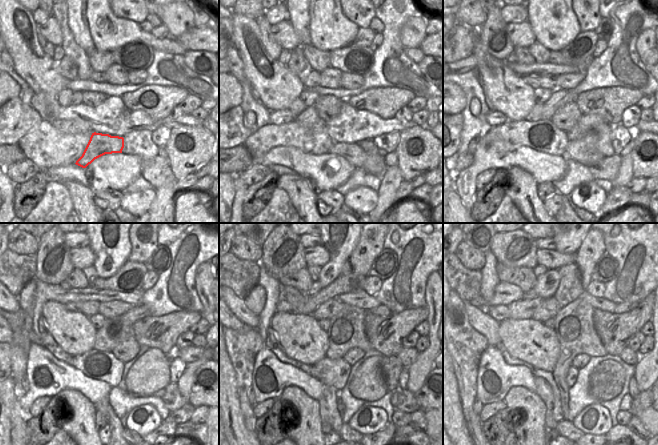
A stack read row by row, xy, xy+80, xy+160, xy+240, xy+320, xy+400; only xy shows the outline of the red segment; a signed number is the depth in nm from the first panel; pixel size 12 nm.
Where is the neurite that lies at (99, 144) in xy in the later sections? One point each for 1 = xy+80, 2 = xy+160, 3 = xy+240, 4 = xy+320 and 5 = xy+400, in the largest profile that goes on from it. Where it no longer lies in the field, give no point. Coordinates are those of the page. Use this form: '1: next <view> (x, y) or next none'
1: next xy+80 (357, 156)
2: next xy+160 (611, 165)
3: next xy+240 (173, 400)
4: next xy+320 (407, 402)
5: next xy+400 (644, 400)

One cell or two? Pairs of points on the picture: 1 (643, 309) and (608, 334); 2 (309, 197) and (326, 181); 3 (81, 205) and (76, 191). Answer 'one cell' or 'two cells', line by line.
1: one cell
2: two cells
3: one cell

